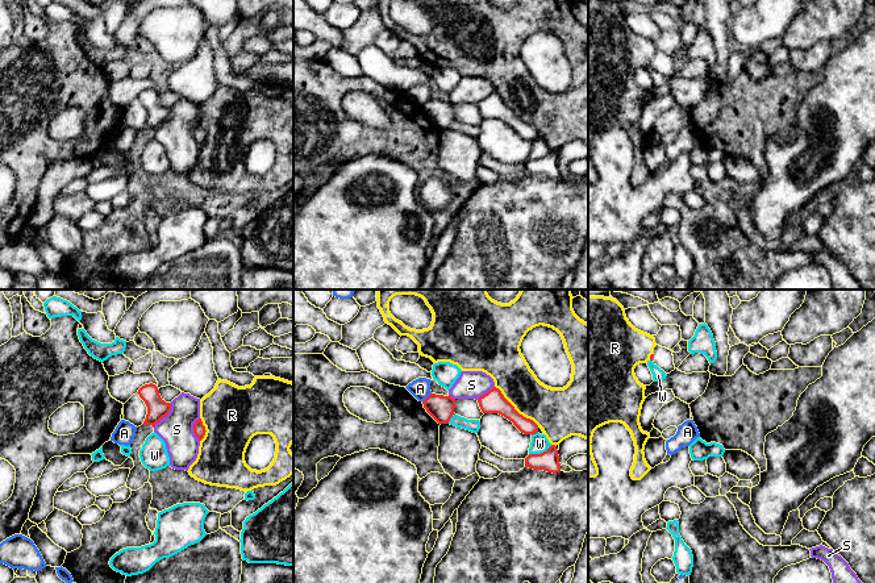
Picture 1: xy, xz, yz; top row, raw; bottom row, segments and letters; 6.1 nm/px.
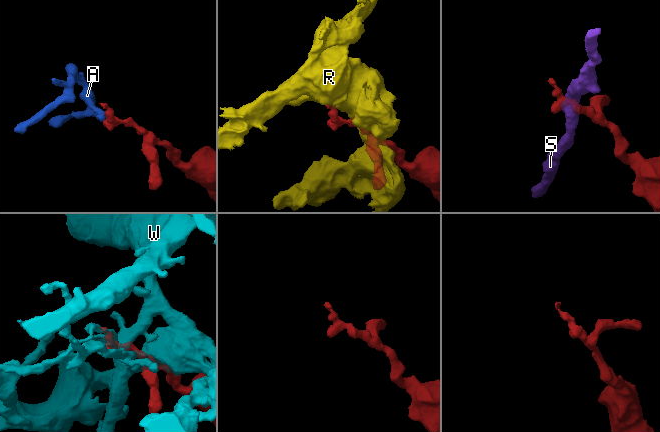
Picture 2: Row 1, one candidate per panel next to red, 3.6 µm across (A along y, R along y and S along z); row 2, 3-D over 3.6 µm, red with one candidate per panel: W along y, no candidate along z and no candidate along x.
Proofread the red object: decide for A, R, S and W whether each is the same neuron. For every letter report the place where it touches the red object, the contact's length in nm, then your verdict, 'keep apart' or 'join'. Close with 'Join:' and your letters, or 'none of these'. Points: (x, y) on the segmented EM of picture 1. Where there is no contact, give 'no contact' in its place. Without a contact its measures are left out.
A: contact xz (426, 398); length 80 nm; keep apart
R: contact xz (515, 409); length 380 nm; keep apart
S: contact xy (165, 416); length 190 nm; keep apart
W: contact xz (541, 453); length 160 nm; keep apart
Join: none of these

